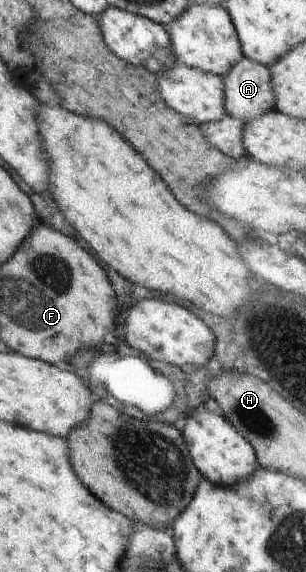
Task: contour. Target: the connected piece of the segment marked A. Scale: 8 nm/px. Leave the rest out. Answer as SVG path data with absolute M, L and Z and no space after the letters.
M242 58L223 82L226 114L248 122L276 109L271 73L265 65Z

